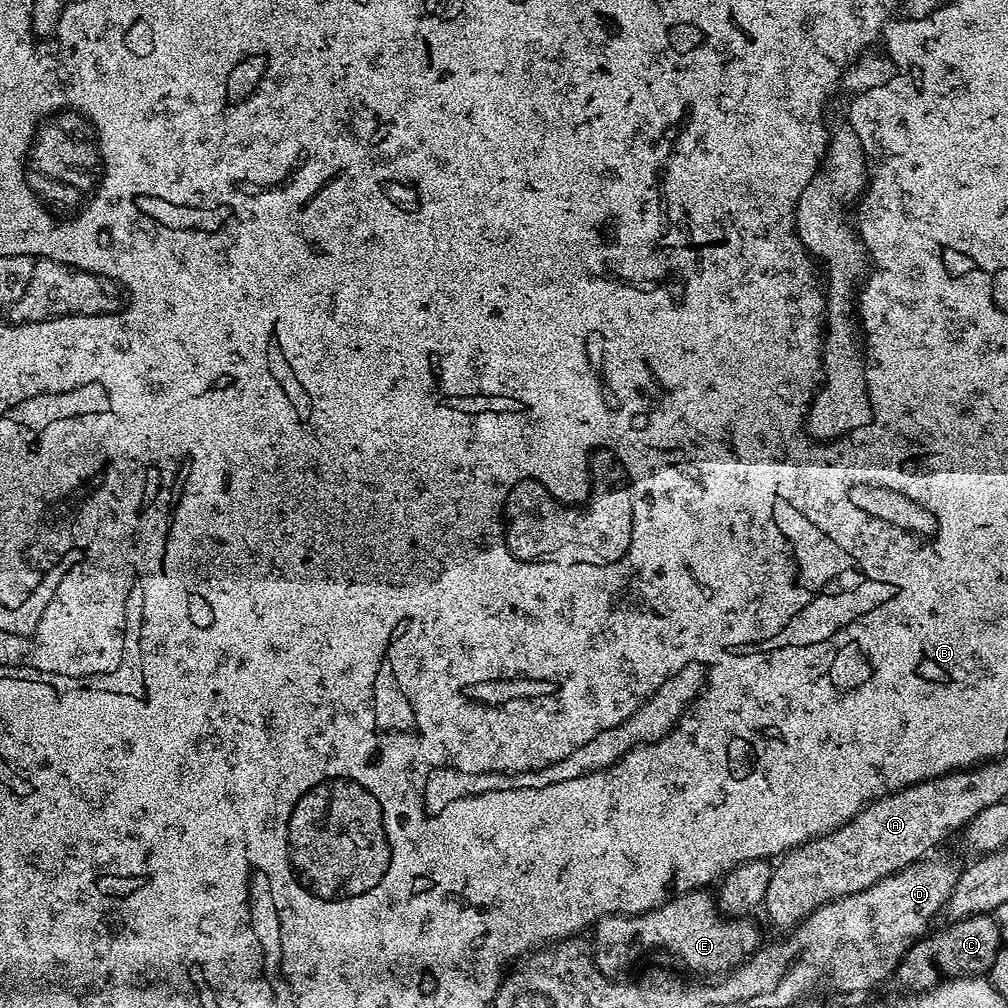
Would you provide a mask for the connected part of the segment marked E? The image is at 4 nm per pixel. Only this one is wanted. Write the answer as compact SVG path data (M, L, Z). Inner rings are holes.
M708 890L681 892L659 904L654 910L640 912L637 916L601 916L591 933L590 951L596 969L604 976L620 978L631 964L636 964L643 958L644 952L652 952L655 948L665 948L672 956L677 956L692 972L705 972L705 977L716 978L727 974L738 964L744 963L757 948L761 947L760 928L752 918L725 918Z

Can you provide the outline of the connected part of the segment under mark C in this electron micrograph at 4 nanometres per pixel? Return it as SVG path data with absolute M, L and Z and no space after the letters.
M995 915L967 916L965 920L953 920L947 926L949 928L944 928L941 932L933 931L909 948L894 973L895 983L904 987L901 989L912 994L927 992L945 978L991 973L994 958L1002 947Z

